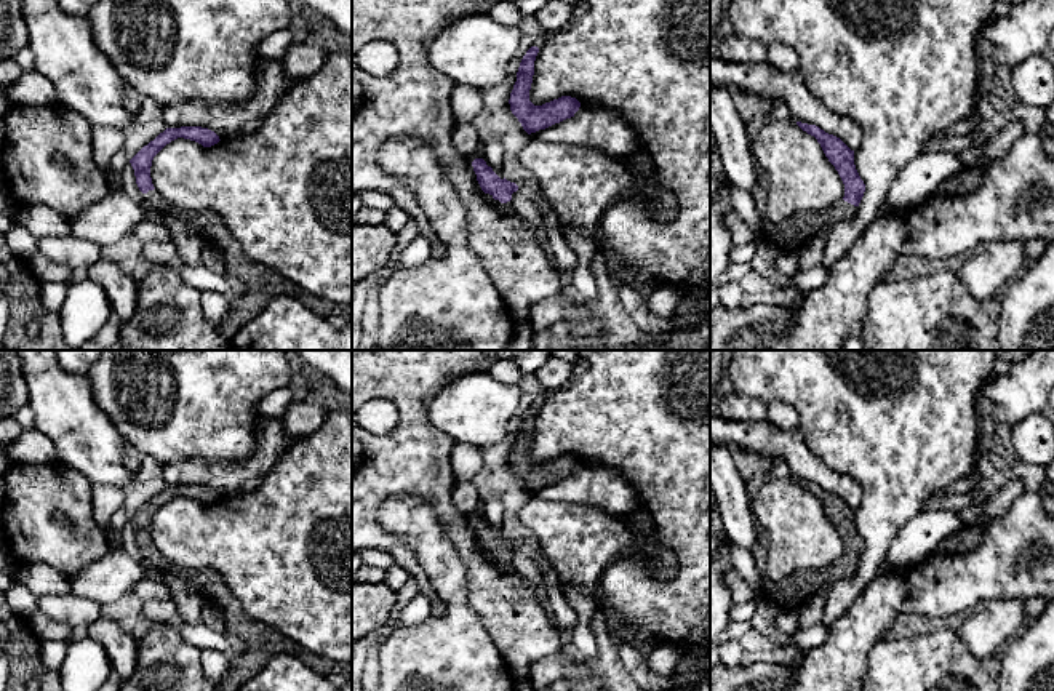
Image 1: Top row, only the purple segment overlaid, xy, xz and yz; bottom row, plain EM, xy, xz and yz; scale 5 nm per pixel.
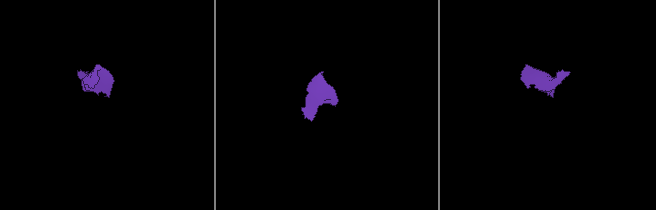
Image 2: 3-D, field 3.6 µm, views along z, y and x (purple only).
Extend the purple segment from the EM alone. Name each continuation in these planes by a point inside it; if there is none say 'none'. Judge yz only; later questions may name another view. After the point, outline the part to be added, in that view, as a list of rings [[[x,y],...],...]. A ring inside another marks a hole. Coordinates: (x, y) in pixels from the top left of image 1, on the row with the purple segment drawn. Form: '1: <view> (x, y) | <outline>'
1: yz (792, 234) | [[[840,200],[827,210],[795,213],[777,224],[763,221],[763,238],[771,242],[777,250],[800,251],[819,230],[848,221],[856,213],[857,206]]]

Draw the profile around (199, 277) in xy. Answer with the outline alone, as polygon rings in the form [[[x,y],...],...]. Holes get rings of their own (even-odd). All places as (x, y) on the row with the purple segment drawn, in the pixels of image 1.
[[[179,264],[179,272],[184,280],[192,288],[198,291],[216,291],[221,293],[229,302],[234,302],[240,296],[240,286],[230,278],[211,272],[205,266],[187,266]]]

